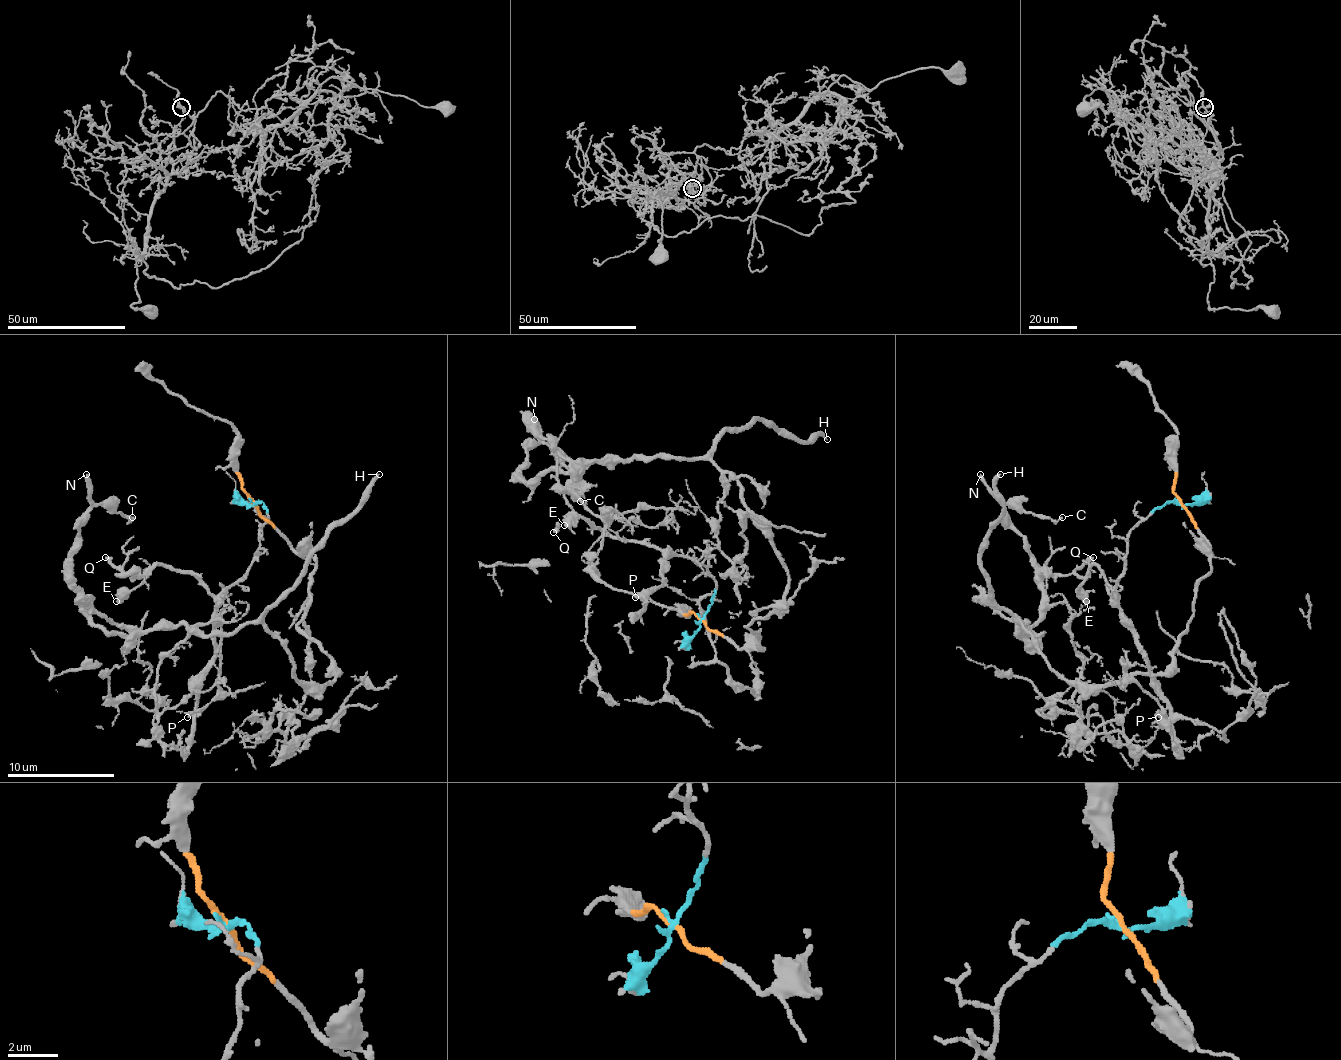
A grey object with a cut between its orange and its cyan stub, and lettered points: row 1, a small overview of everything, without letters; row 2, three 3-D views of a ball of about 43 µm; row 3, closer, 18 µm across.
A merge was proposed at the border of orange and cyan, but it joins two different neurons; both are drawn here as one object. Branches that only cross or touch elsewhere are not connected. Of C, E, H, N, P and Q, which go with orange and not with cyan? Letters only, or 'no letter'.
C, H, N

